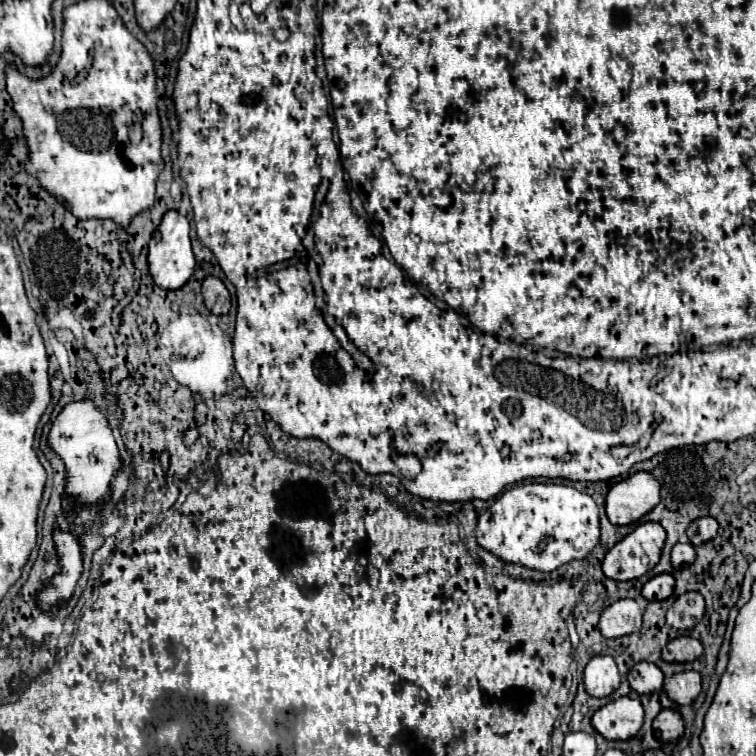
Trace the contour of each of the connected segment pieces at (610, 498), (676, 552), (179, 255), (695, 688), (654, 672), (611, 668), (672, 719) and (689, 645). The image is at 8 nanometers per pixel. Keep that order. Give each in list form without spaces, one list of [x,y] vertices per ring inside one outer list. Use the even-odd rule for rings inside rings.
[[[634,473],[616,485],[606,495],[606,515],[612,525],[630,525],[644,517],[660,503],[660,483],[652,473]]]
[[[676,543],[672,547],[672,565],[674,569],[680,569],[684,565],[690,565],[694,561],[694,545],[692,543]]]
[[[166,211],[160,225],[158,225],[158,231],[162,235],[160,241],[150,243],[150,249],[148,249],[150,275],[152,275],[154,283],[162,289],[180,289],[192,277],[194,265],[196,265],[194,255],[192,255],[192,247],[190,247],[188,219],[178,211]]]
[[[682,671],[682,673],[676,673],[664,685],[664,691],[678,705],[690,705],[700,695],[700,683],[702,683],[700,673],[696,673],[696,671]]]
[[[640,661],[628,671],[628,683],[640,695],[660,691],[662,689],[662,681],[664,681],[664,675],[662,675],[660,667],[654,665],[654,663]]]
[[[596,655],[584,669],[584,685],[592,697],[608,697],[620,685],[616,661],[610,655]]]
[[[662,709],[654,719],[654,735],[662,743],[676,743],[684,733],[682,715],[674,709]]]
[[[676,637],[662,649],[664,661],[678,661],[678,663],[692,663],[702,655],[702,643],[692,637]]]

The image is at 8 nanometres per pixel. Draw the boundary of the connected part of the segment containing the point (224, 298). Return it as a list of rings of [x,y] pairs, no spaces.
[[[208,275],[202,283],[202,297],[204,297],[204,305],[214,313],[214,315],[222,315],[230,311],[230,293],[224,287],[224,283],[218,277]]]

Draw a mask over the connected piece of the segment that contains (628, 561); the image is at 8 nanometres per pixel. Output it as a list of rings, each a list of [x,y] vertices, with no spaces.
[[[642,523],[604,557],[602,571],[608,579],[630,581],[648,573],[658,561],[664,547],[666,531],[660,523]]]

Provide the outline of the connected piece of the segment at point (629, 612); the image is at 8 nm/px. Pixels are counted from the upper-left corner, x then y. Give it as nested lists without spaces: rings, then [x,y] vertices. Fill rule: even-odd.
[[[618,599],[616,603],[608,605],[602,615],[598,629],[604,637],[624,637],[634,631],[640,631],[642,627],[642,611],[636,603],[636,599]]]

